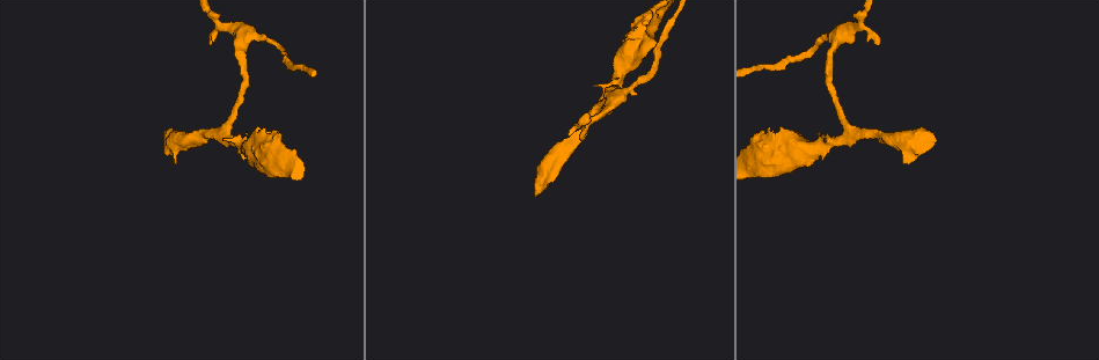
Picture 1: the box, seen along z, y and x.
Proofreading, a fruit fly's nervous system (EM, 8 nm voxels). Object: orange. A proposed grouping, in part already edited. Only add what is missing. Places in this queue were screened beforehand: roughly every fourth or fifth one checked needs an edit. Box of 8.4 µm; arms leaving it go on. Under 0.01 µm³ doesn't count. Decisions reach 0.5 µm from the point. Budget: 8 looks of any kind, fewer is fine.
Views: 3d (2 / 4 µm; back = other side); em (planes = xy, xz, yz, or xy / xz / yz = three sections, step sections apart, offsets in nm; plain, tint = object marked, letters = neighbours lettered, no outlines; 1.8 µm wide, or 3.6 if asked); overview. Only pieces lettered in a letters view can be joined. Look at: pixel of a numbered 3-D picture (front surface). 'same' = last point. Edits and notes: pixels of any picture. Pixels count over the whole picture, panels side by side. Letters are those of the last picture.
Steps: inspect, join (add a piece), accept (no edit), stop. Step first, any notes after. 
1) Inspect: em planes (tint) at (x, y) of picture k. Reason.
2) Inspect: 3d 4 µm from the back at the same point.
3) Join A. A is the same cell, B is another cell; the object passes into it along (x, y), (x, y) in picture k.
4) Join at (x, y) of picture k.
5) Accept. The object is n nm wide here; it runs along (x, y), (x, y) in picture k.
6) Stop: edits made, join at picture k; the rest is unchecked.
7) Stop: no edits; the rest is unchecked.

Inspect: em yz step 4 (letters) at (534, 196) of picture 1. Branch stops here.

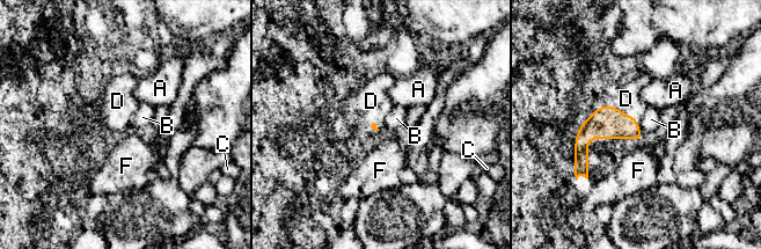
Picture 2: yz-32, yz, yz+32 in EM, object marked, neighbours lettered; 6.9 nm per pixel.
Join D. D is the same cell, A, B, C and F are other cells; the object passes into it along (606, 122), (622, 112), (628, 100) in picture 2; it goes on there.

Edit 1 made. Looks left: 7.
Inspect: em xz step 8 (letters) at (210, 44) of picture 1. Thin end.

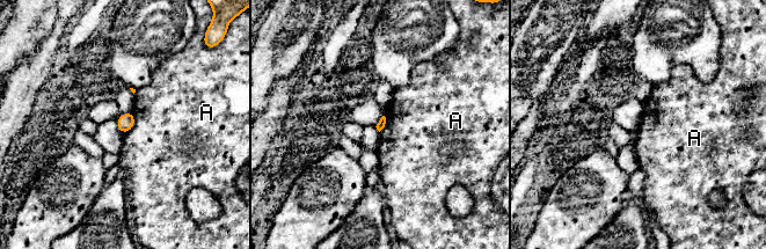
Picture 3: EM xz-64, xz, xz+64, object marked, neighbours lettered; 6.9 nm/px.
Inspect: em planes (letters) at the same point.

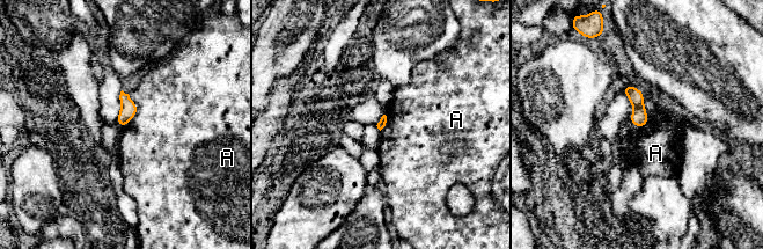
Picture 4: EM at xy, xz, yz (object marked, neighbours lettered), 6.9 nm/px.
Accept. A is another cell; a border runs along (129, 94), (137, 112), (122, 129) in picture 4; no lettered piece goes on from it.

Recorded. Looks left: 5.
Inspect: em planes (letters) at (229, 136) of picture 1. Abrupt turn.

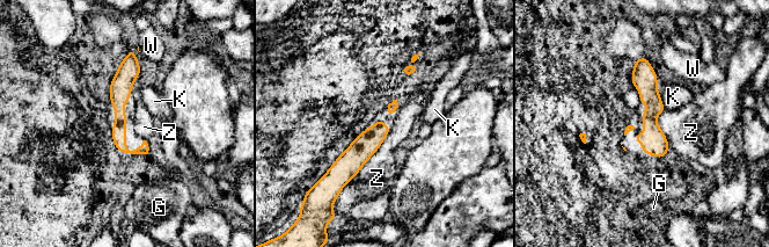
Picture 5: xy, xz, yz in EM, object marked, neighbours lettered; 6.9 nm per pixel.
Accept. The object is 110 nm wide here; G, K, W and Z are other cells; it runs along (131, 55), (119, 88), (119, 142), (131, 153) in picture 5; no lettered piece goes on from it.

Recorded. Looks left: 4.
Stop: edits made, join at picture 2; the rest is unchecked.

